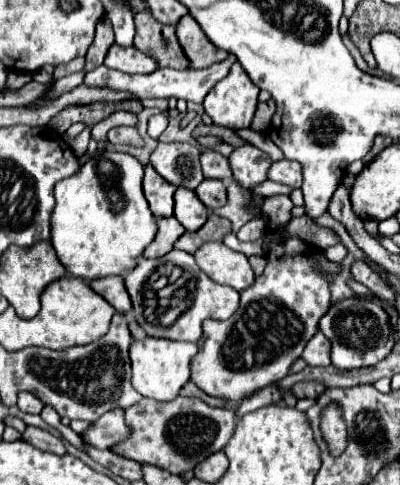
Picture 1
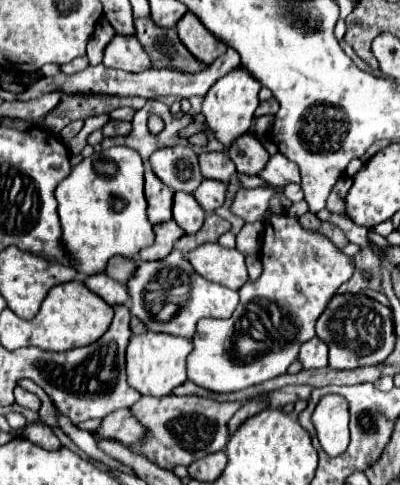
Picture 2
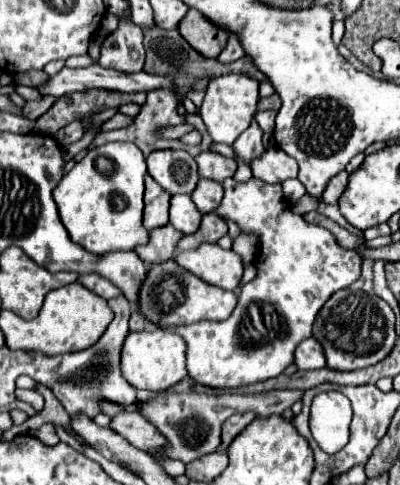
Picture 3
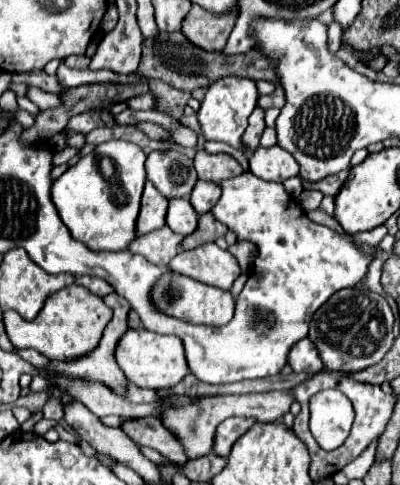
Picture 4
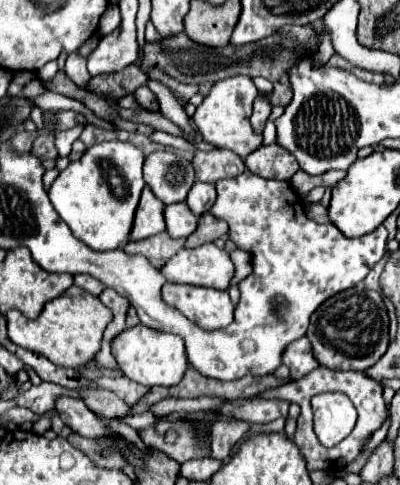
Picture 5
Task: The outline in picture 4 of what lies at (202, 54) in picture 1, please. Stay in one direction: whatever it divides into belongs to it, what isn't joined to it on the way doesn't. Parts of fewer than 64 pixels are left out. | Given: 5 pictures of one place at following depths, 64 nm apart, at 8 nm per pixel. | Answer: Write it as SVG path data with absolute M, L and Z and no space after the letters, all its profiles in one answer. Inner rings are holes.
M194 4L182 20L182 34L206 52L220 52L224 50L226 40L234 28L234 20L234 14L218 16Z

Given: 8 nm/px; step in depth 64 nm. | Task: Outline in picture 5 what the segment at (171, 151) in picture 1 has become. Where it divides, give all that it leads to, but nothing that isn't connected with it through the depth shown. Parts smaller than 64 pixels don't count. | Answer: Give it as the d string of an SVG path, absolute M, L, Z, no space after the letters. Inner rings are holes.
M152 152L146 156L144 180L164 204L186 200L196 182L192 164L180 160L174 152Z

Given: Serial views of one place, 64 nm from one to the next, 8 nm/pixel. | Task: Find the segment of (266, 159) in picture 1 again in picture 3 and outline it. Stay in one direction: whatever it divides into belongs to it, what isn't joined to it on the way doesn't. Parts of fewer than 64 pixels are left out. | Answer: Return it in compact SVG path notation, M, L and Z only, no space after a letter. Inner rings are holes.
M252 120L252 124L248 126L248 130L236 138L236 142L232 144L234 148L234 154L238 160L246 162L248 166L252 164L252 160L256 160L256 156L262 156L264 154L264 146L262 146L262 130L258 128L256 120Z

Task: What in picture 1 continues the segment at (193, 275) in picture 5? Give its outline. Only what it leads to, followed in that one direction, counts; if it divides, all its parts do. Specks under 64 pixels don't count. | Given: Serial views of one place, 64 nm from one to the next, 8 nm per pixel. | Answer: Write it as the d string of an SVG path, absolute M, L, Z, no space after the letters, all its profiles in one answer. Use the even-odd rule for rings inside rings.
M208 242L194 254L198 266L214 280L234 290L250 288L256 280L248 258L240 252L230 250L222 242Z

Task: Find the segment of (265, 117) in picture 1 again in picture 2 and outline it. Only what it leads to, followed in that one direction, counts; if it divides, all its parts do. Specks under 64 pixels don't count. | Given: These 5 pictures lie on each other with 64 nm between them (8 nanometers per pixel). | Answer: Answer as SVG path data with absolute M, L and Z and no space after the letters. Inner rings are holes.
M274 98L262 102L254 114L254 118L260 118L260 116L274 116L278 112L278 102Z

